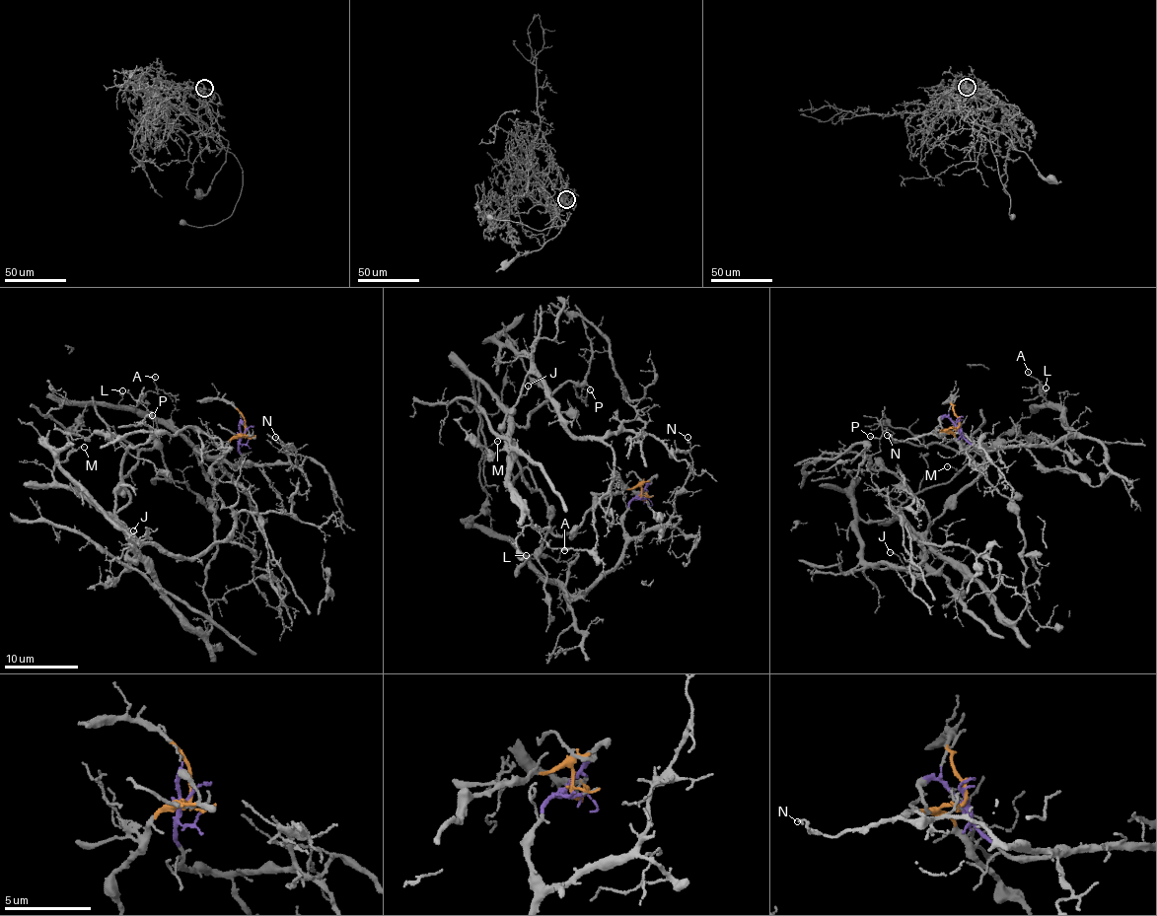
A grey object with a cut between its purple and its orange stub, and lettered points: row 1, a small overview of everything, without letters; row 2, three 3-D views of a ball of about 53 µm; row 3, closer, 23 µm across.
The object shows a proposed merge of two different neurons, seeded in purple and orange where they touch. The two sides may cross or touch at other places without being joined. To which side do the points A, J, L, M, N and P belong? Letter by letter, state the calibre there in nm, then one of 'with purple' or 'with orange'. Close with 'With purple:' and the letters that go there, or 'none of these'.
A: 100 nm | with purple
J: 120 nm | with orange
L: 120 nm | with purple
M: 80 nm | with orange
N: 120 nm | with purple
P: 140 nm | with orange
With purple: A, L, N

